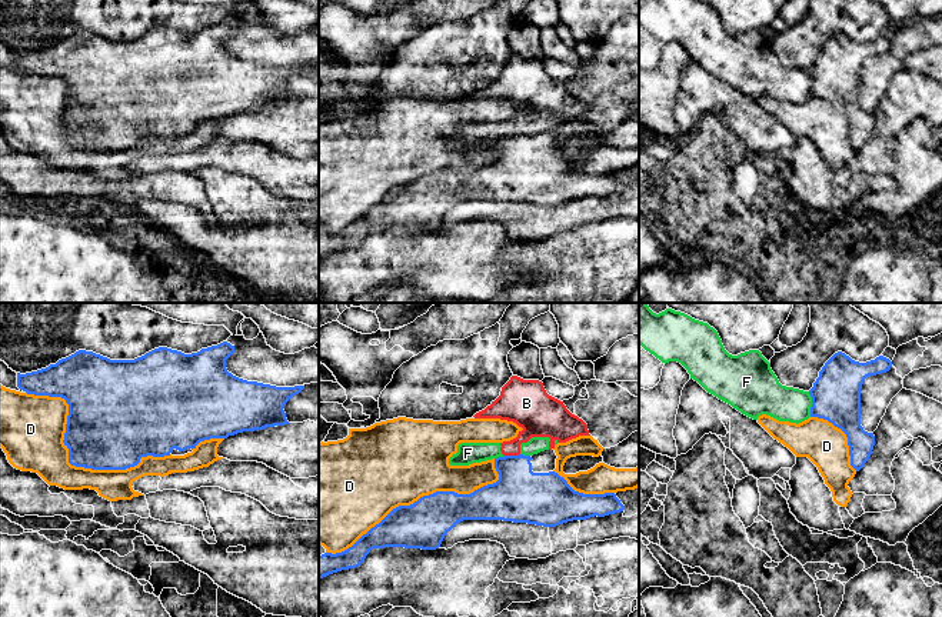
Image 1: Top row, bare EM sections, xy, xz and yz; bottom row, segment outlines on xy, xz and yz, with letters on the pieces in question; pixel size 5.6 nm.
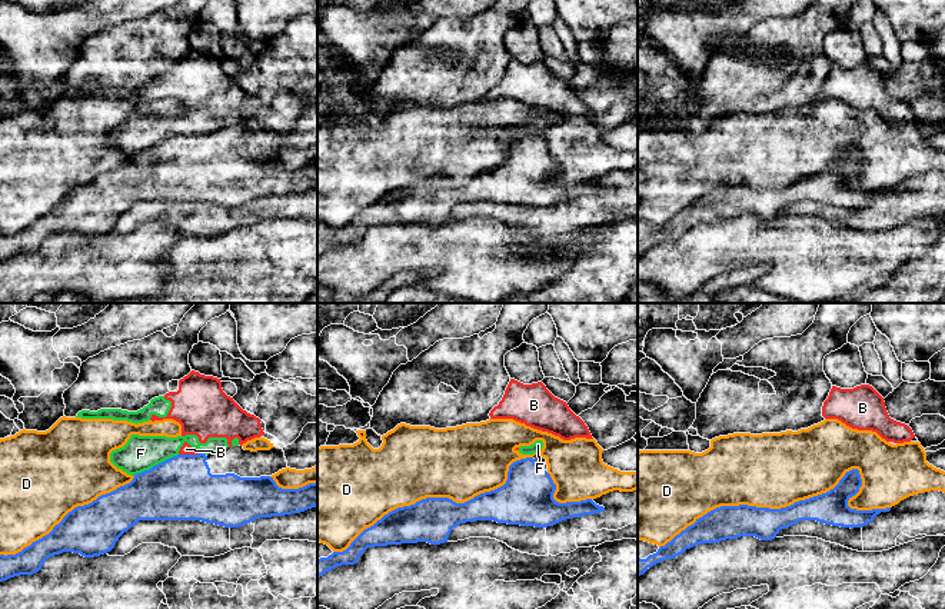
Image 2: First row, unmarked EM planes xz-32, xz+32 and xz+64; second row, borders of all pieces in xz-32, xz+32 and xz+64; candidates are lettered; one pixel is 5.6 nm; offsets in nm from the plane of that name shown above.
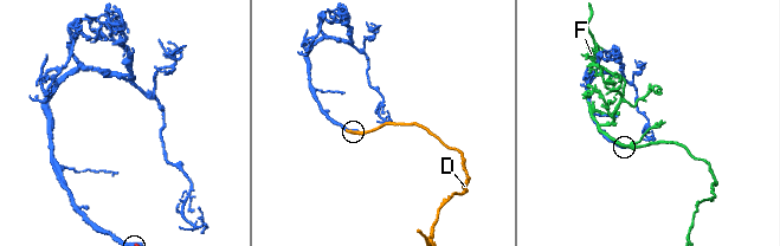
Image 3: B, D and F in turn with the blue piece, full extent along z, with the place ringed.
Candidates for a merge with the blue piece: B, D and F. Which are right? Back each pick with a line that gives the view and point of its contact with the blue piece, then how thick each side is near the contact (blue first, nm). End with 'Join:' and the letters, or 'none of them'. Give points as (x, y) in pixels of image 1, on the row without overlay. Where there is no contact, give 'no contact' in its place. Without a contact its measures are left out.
Join: none of them

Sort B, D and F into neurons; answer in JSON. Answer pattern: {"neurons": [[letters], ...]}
{"neurons": [["B", "F"], ["D"]]}

